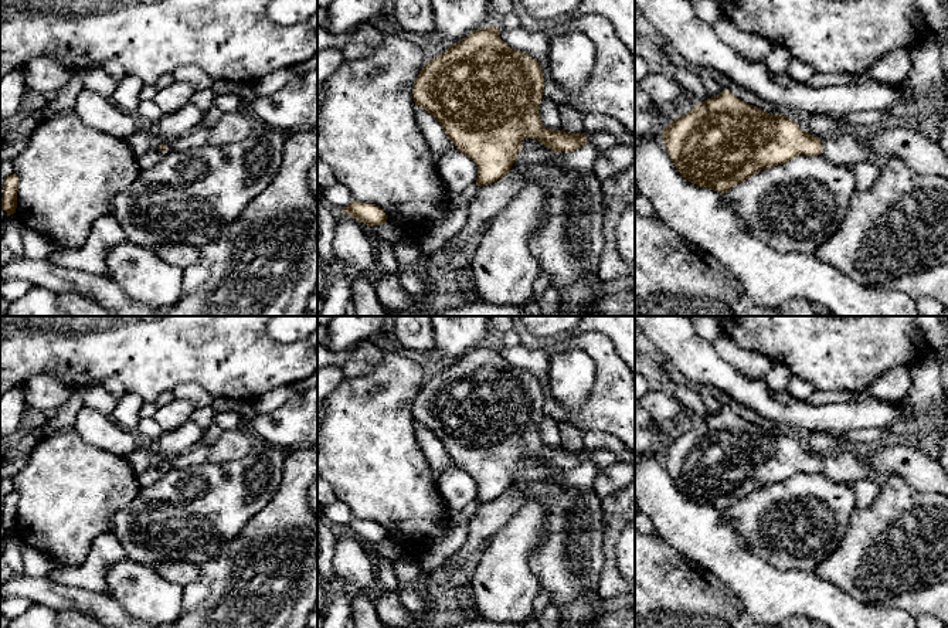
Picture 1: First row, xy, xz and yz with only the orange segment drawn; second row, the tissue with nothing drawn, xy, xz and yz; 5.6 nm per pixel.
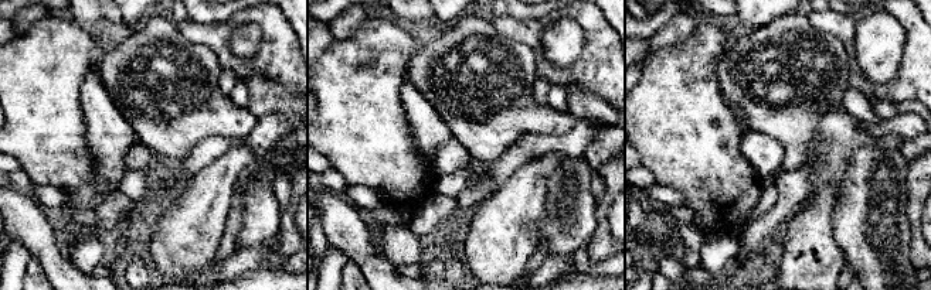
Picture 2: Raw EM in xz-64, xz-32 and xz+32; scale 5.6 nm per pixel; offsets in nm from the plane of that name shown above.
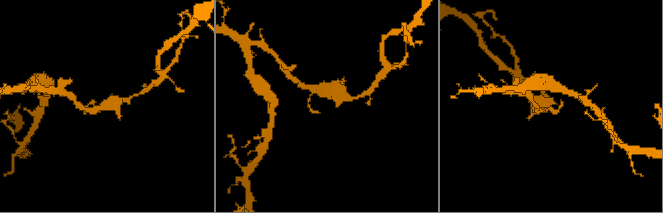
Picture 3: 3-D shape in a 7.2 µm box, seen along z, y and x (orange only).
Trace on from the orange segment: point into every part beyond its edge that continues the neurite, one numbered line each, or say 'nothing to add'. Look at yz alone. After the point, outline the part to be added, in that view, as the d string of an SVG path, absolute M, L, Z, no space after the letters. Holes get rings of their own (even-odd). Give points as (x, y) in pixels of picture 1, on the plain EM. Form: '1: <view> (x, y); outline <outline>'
nothing to add

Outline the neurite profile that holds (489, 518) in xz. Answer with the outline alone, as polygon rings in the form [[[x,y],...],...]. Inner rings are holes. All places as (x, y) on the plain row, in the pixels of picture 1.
[[[512,489],[492,502],[479,505],[468,525],[468,539],[465,544],[449,556],[444,566],[462,566],[470,554],[483,550],[490,537],[495,536],[524,503],[524,493],[519,489]]]

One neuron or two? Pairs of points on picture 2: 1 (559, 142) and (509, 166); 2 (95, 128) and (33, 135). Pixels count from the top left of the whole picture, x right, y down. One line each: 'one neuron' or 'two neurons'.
1: one neuron
2: two neurons

